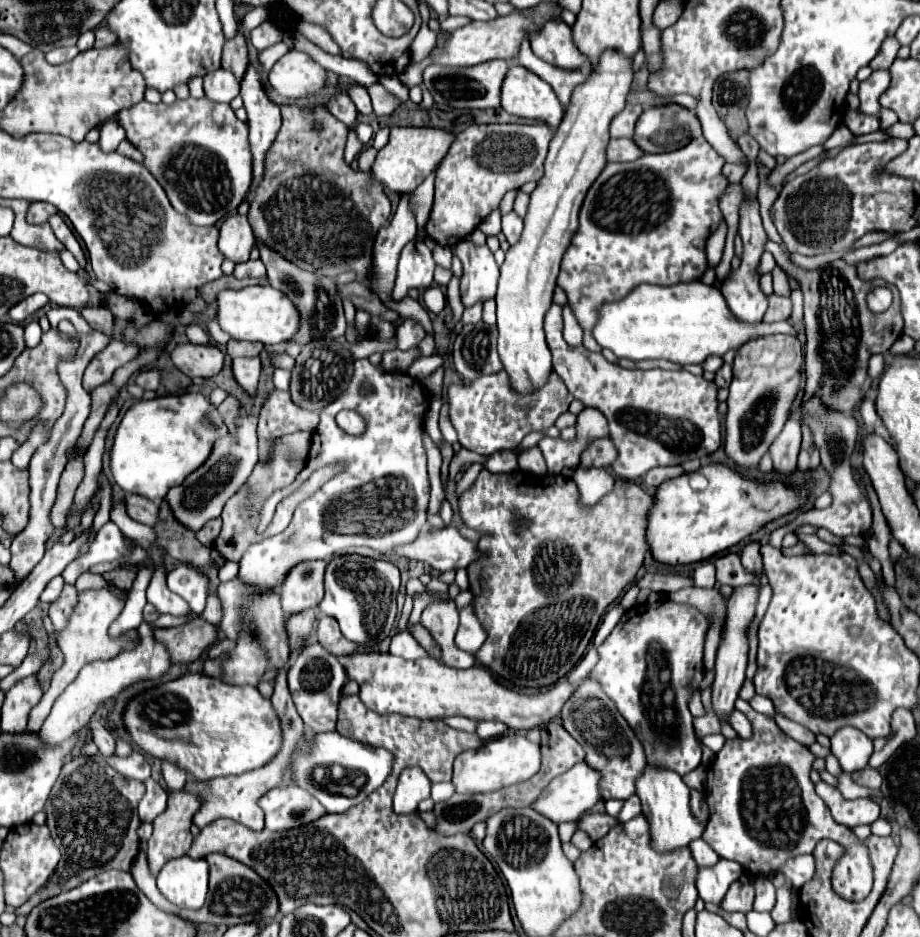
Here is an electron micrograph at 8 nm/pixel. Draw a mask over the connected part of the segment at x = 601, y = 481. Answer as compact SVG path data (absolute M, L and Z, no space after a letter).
M606 468L576 470L572 480L576 482L580 492L580 504L586 508L594 508L600 502L600 498L614 490L614 476L610 476Z

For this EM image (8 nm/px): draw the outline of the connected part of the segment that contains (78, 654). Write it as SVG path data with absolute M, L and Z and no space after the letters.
M108 589L101 590L84 590L78 592L78 606L74 610L74 614L70 616L68 628L58 636L58 646L64 654L64 664L56 670L54 678L52 678L52 686L44 692L42 700L38 702L38 706L34 706L34 710L30 712L30 720L28 720L28 730L40 730L44 720L48 718L54 700L66 690L66 686L70 682L74 682L74 678L78 676L78 672L82 670L82 666L100 660L100 658L112 658L114 654L118 654L118 646L122 646L122 642L114 642L108 636L108 626L114 618L118 618L120 610L122 610L124 602L118 600Z

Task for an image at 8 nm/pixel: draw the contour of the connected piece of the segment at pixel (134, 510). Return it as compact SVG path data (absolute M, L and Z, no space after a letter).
M138 494L126 496L126 512L132 520L146 526L154 526L154 522L158 520L158 506L152 500Z

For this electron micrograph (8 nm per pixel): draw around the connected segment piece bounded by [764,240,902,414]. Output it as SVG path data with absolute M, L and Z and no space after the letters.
M766 242L764 246L768 252L772 252L774 260L778 262L778 266L782 270L786 270L790 276L796 276L800 280L802 286L802 294L804 294L804 324L806 324L806 388L804 388L804 396L802 396L802 404L808 402L810 398L820 398L826 408L830 410L840 410L844 414L850 414L854 410L854 406L864 398L866 390L870 388L872 380L868 376L868 358L872 354L884 354L886 350L892 348L892 344L902 336L902 316L898 314L898 292L892 290L892 306L886 312L872 312L868 310L868 302L866 296L870 290L874 290L878 284L876 282L862 282L858 280L858 274L854 270L854 266L836 260L832 264L820 266L816 270L804 270L798 268L790 262L790 256L782 252L782 248L776 242Z

